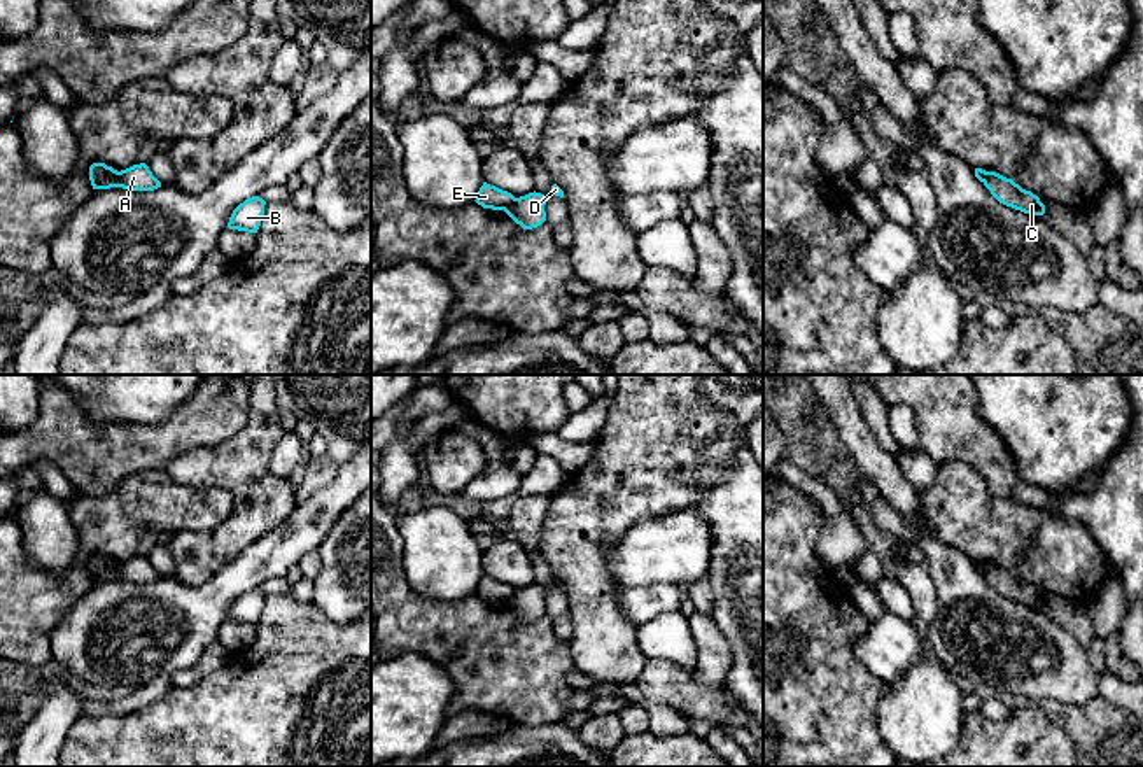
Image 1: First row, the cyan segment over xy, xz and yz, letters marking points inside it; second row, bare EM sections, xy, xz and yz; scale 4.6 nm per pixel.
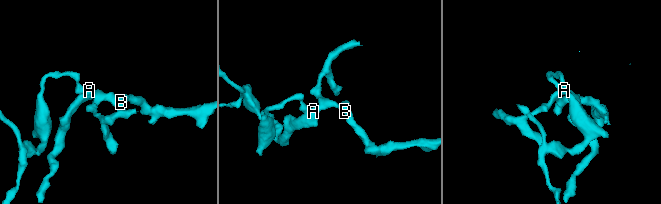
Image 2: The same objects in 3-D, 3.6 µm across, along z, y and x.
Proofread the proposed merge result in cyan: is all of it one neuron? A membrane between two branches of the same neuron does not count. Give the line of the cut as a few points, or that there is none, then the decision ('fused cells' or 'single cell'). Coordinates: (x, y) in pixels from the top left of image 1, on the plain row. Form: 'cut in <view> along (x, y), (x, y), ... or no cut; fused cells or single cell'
cut in xy along (119, 564), (112, 578); fused cells

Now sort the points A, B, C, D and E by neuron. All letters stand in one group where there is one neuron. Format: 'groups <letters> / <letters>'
groups A B C D / E

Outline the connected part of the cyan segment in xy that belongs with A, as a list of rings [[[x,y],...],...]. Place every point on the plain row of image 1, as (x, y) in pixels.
[[[145,555],[133,557],[117,566],[117,574],[114,580],[131,581],[131,583],[154,583],[161,580],[161,574],[152,567]]]

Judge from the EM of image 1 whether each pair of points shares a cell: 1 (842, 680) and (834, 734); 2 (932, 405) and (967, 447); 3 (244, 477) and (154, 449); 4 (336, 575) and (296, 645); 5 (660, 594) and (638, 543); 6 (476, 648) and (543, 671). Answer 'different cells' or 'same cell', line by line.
1: same cell
2: same cell
3: different cells
4: different cells
5: different cells
6: same cell

